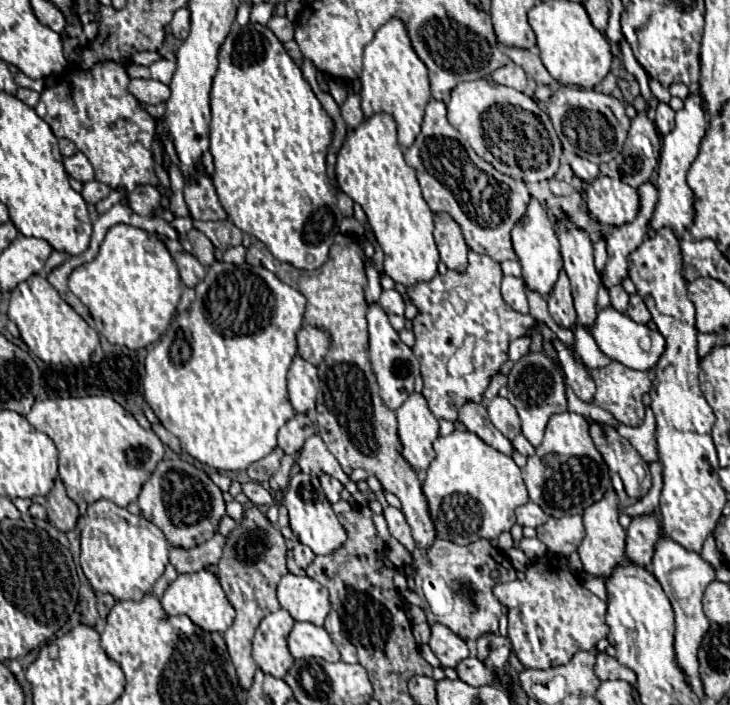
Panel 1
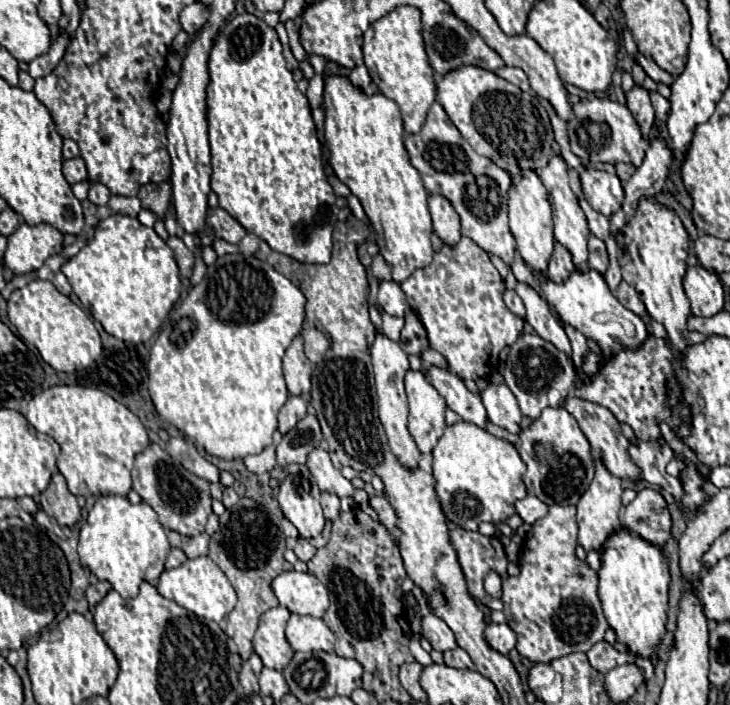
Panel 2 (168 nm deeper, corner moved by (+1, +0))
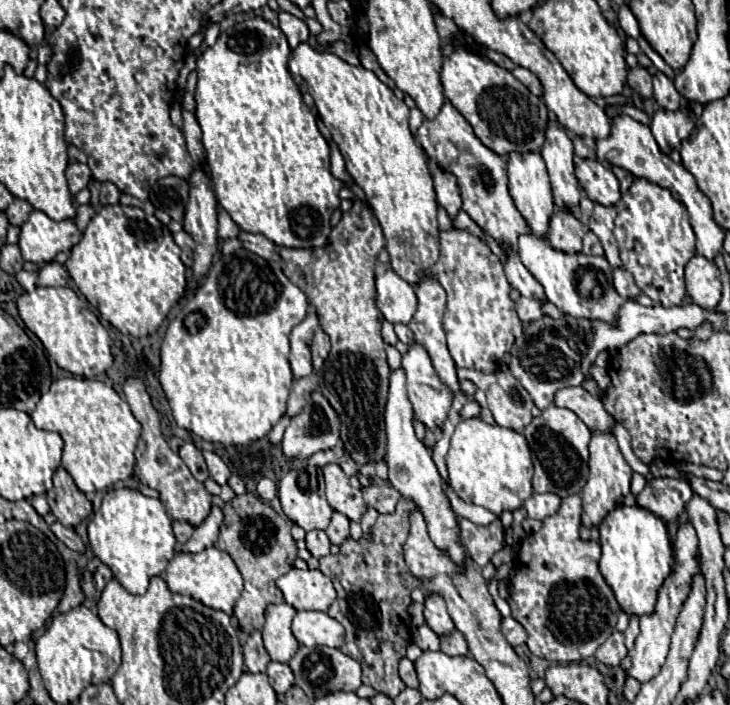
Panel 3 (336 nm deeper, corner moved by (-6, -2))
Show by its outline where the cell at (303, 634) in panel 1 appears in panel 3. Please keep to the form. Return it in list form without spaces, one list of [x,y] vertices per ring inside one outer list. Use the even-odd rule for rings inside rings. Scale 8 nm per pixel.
[[[296,612],[292,634],[302,646],[330,646],[344,644],[344,628],[326,612]]]

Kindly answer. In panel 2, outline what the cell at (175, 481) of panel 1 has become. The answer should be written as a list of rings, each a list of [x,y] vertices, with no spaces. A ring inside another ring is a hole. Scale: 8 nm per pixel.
[[[153,442],[135,456],[135,468],[131,474],[133,490],[159,514],[159,522],[167,530],[175,530],[185,536],[197,536],[205,530],[207,516],[213,512],[207,480],[201,480],[181,468],[181,464],[177,464],[159,444]]]

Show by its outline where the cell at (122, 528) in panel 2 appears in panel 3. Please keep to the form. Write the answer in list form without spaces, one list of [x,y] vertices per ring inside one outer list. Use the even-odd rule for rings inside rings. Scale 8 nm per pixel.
[[[116,488],[104,494],[102,508],[88,524],[88,540],[94,556],[112,570],[114,578],[130,594],[144,594],[148,580],[164,574],[166,564],[176,554],[172,518],[164,512],[162,502],[130,488]]]

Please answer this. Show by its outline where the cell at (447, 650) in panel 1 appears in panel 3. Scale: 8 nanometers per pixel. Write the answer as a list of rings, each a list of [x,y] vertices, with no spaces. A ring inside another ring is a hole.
[[[428,596],[426,602],[424,602],[424,618],[426,618],[426,624],[442,638],[442,636],[448,636],[452,634],[452,630],[456,628],[452,618],[448,616],[446,612],[446,604],[440,596]]]

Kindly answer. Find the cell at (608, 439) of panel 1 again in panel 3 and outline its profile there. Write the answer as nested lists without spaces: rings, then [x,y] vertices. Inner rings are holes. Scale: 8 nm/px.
[[[582,386],[558,390],[554,404],[572,410],[592,432],[614,432],[614,416],[602,406],[600,398],[590,396]]]

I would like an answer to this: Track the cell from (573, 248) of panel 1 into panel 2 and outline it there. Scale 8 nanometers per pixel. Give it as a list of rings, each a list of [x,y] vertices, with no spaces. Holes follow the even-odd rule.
[[[555,154],[549,164],[541,170],[541,182],[549,192],[549,202],[553,208],[553,226],[555,226],[555,238],[557,242],[565,244],[565,248],[569,248],[573,262],[577,268],[589,268],[587,266],[587,236],[589,236],[589,228],[587,228],[587,218],[577,202],[577,196],[571,192],[569,188],[569,176],[567,176],[567,164],[565,160]]]

